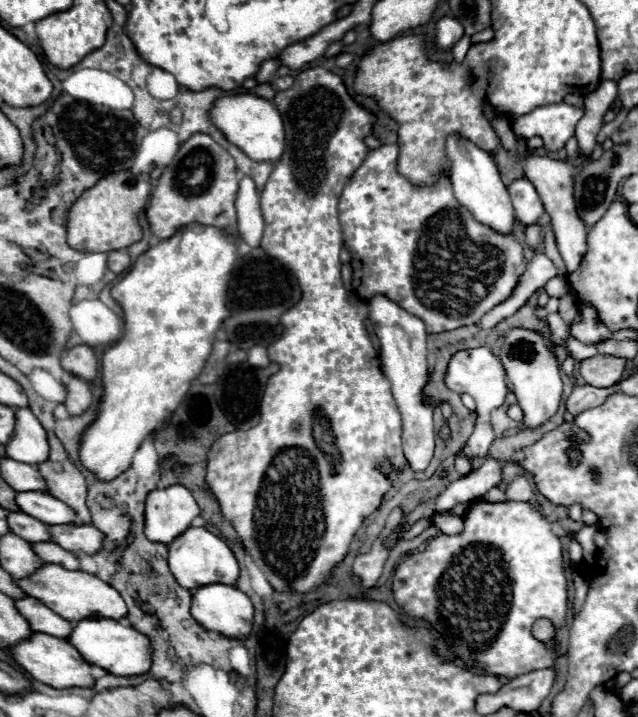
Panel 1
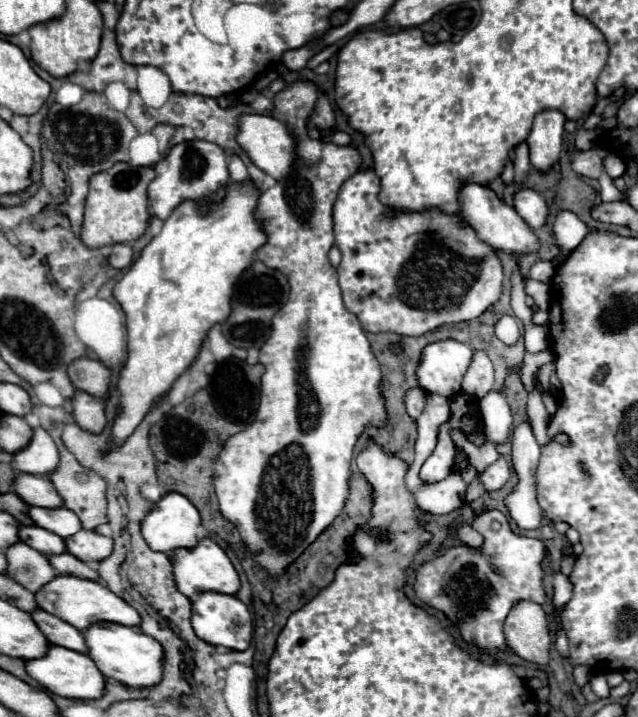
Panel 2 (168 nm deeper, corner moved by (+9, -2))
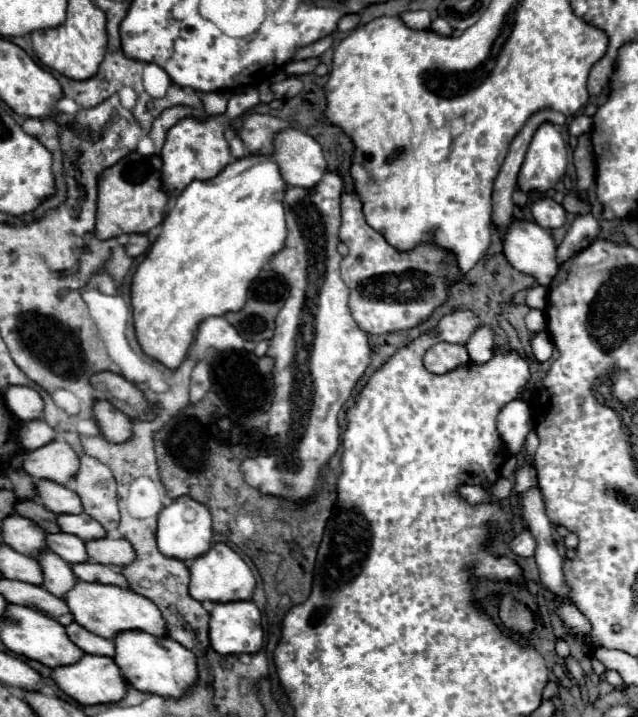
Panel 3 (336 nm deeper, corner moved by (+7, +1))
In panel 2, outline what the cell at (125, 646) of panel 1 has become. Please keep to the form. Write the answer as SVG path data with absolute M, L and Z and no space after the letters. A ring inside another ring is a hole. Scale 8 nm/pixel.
M93 624L83 632L89 646L89 656L101 670L105 678L113 678L125 686L133 688L151 688L157 686L163 678L163 646L143 634L139 628L129 628L123 624Z

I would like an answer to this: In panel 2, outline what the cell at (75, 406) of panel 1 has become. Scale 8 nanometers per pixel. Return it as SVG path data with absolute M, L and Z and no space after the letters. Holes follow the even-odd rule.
M79 390L71 398L71 404L73 404L73 416L83 430L95 434L103 432L107 418L105 418L105 404L101 400Z

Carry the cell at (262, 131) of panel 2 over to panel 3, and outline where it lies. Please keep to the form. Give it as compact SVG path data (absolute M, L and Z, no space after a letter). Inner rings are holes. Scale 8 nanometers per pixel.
M295 127L275 133L273 159L287 185L313 189L327 171L321 145L311 135Z

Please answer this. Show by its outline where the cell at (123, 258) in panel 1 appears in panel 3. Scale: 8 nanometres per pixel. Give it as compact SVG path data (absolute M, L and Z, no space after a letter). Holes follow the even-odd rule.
M129 235L127 239L127 255L129 257L139 257L141 253L145 253L145 249L149 247L149 241L147 241L147 235Z

